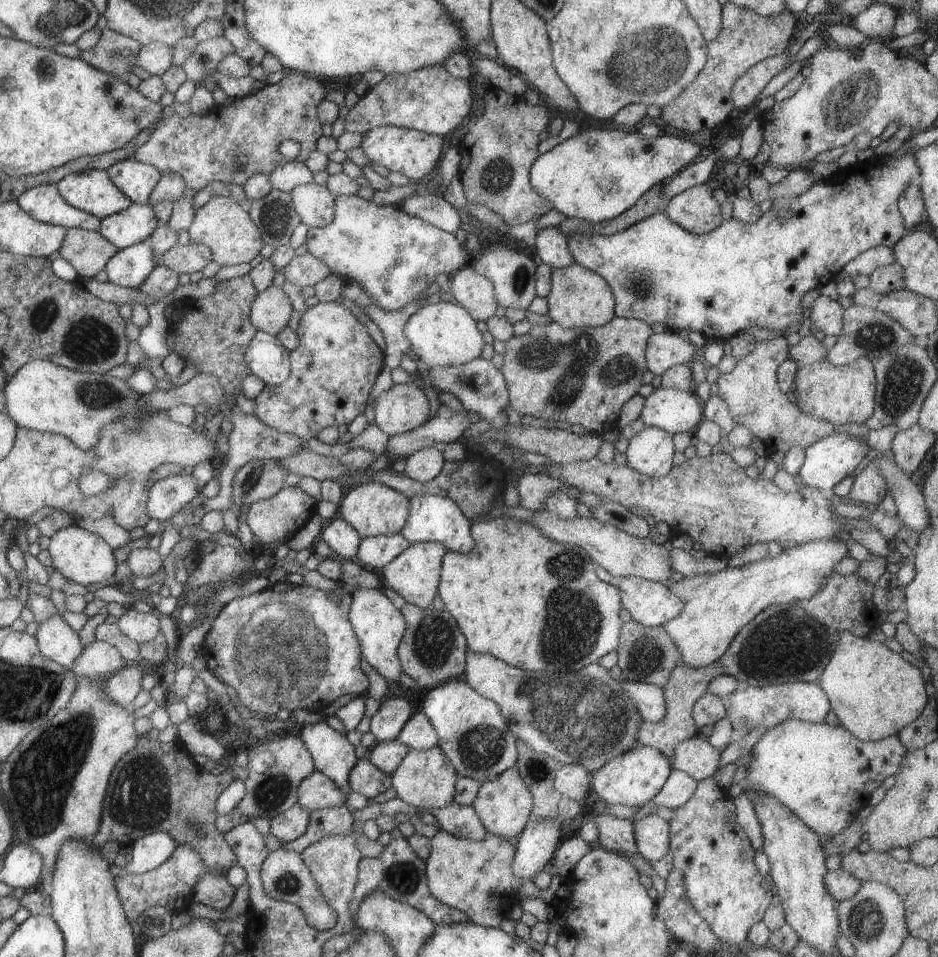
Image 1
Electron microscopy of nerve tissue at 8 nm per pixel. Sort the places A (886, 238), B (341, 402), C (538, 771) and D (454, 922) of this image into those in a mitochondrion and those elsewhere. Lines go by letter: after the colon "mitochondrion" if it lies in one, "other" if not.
A: other
B: other
C: mitochondrion
D: other

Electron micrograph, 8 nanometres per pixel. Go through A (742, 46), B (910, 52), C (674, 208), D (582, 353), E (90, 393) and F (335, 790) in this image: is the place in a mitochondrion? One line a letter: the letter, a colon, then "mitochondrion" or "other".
A: other
B: other
C: other
D: mitochondrion
E: mitochondrion
F: other

